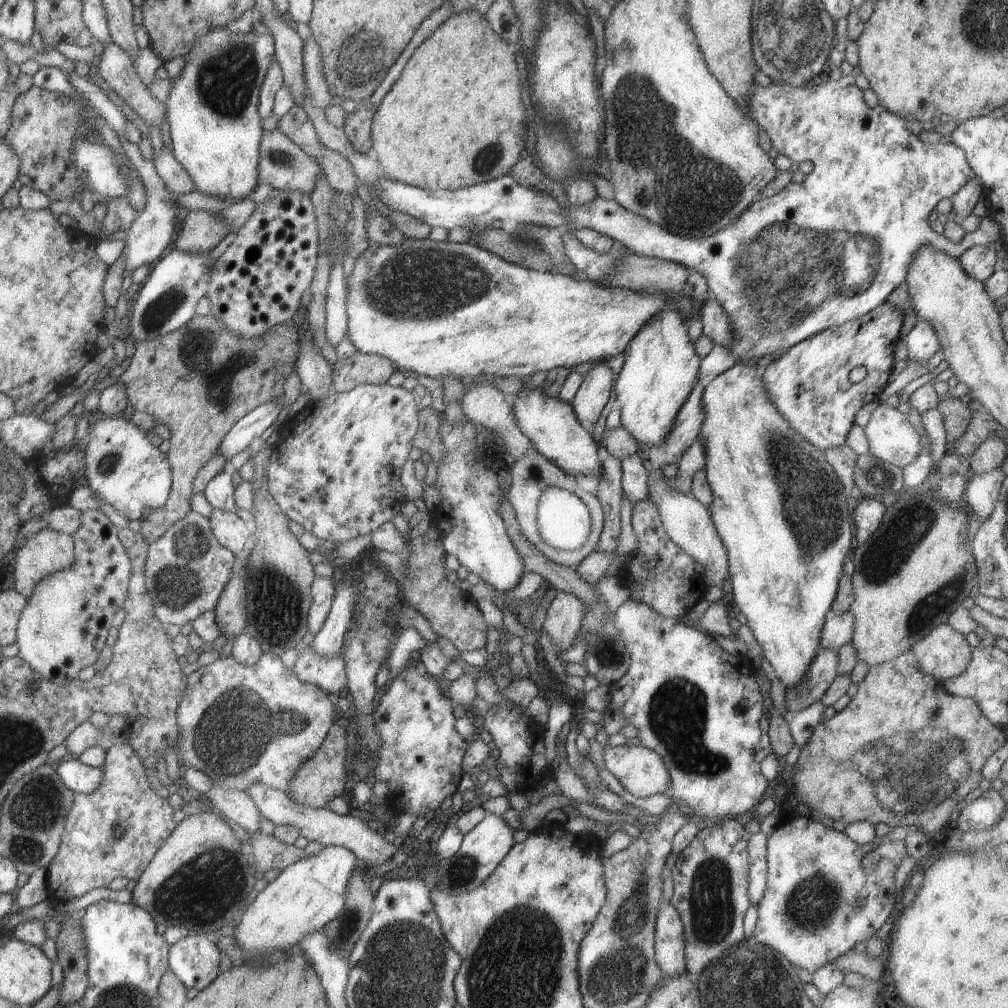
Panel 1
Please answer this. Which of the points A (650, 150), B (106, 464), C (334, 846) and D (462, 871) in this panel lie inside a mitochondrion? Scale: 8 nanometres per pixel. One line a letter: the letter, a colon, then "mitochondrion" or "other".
A: mitochondrion
B: mitochondrion
C: other
D: mitochondrion

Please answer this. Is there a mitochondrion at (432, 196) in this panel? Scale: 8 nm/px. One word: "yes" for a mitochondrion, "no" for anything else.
no

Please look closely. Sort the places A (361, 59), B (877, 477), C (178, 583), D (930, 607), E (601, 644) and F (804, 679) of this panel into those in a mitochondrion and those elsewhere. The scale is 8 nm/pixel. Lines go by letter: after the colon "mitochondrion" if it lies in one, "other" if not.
A: mitochondrion
B: mitochondrion
C: mitochondrion
D: mitochondrion
E: mitochondrion
F: other

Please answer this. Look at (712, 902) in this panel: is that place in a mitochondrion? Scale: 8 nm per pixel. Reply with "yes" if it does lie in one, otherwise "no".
yes

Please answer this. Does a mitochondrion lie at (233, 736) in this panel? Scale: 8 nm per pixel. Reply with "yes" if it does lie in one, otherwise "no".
yes

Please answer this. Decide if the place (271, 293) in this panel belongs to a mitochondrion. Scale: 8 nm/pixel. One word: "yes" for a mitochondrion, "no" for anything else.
no

